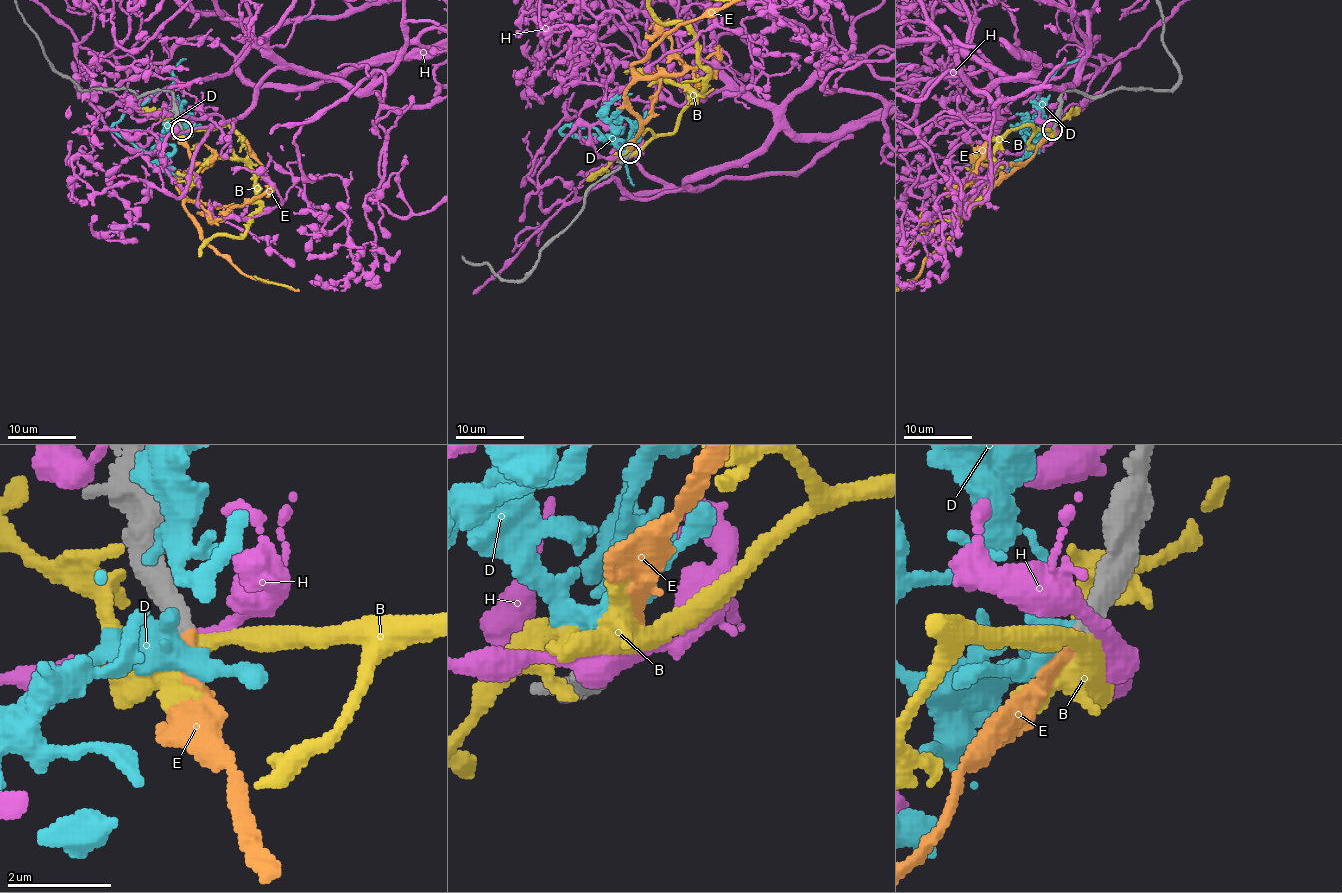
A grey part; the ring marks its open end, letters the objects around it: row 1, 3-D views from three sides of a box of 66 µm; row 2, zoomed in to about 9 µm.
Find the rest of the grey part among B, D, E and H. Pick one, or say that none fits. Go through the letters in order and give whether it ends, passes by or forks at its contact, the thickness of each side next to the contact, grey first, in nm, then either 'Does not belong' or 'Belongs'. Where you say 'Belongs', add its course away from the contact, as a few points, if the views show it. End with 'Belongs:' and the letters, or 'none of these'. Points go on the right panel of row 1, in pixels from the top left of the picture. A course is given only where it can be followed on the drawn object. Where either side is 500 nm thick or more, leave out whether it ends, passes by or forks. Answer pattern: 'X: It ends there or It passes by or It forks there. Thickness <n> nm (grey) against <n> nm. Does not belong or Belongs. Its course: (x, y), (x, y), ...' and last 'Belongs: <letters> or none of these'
B: It forks there. Thickness 380 nm (grey) against 360 nm. Does not belong
D: Thickness 420 nm (grey) against 500 nm. Does not belong
E: It ends there. Thickness 400 nm (grey) against 240 nm. Belongs
H: It passes by. Thickness 440 nm (grey) against 360 nm. Does not belong
Belongs: E

